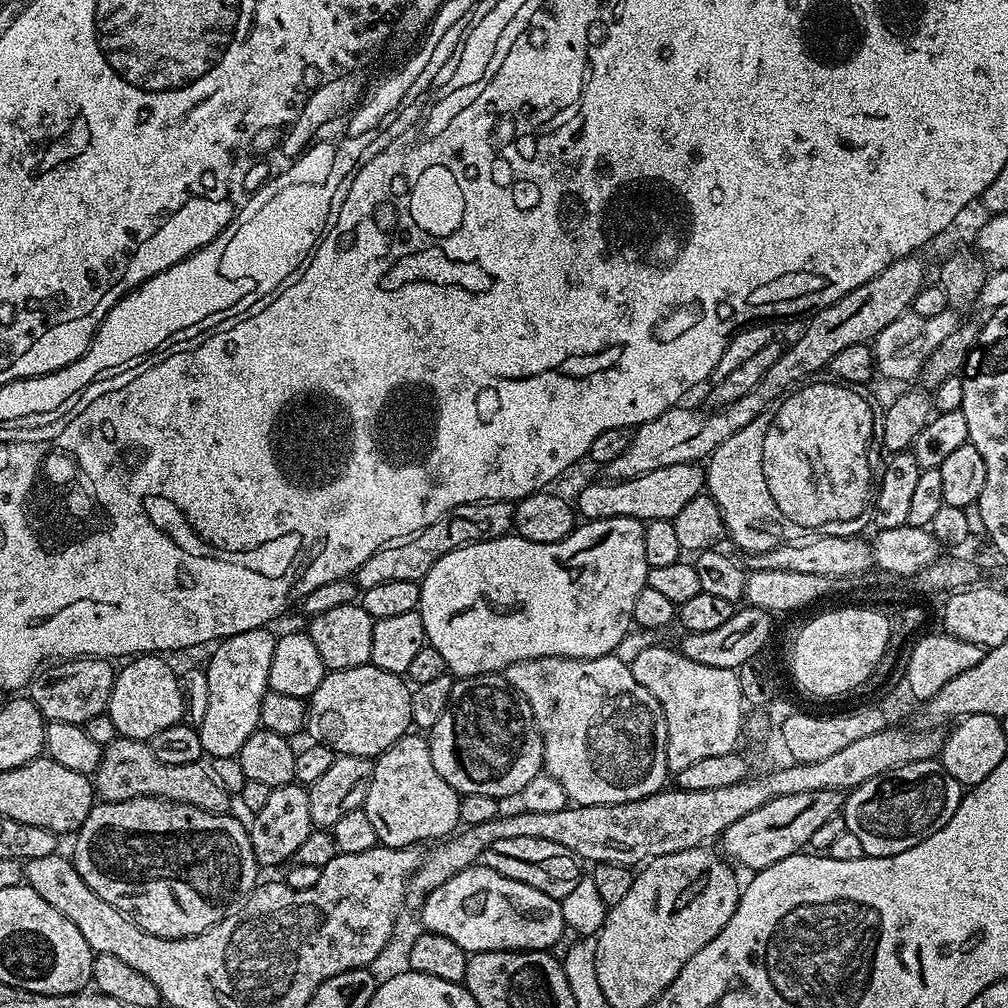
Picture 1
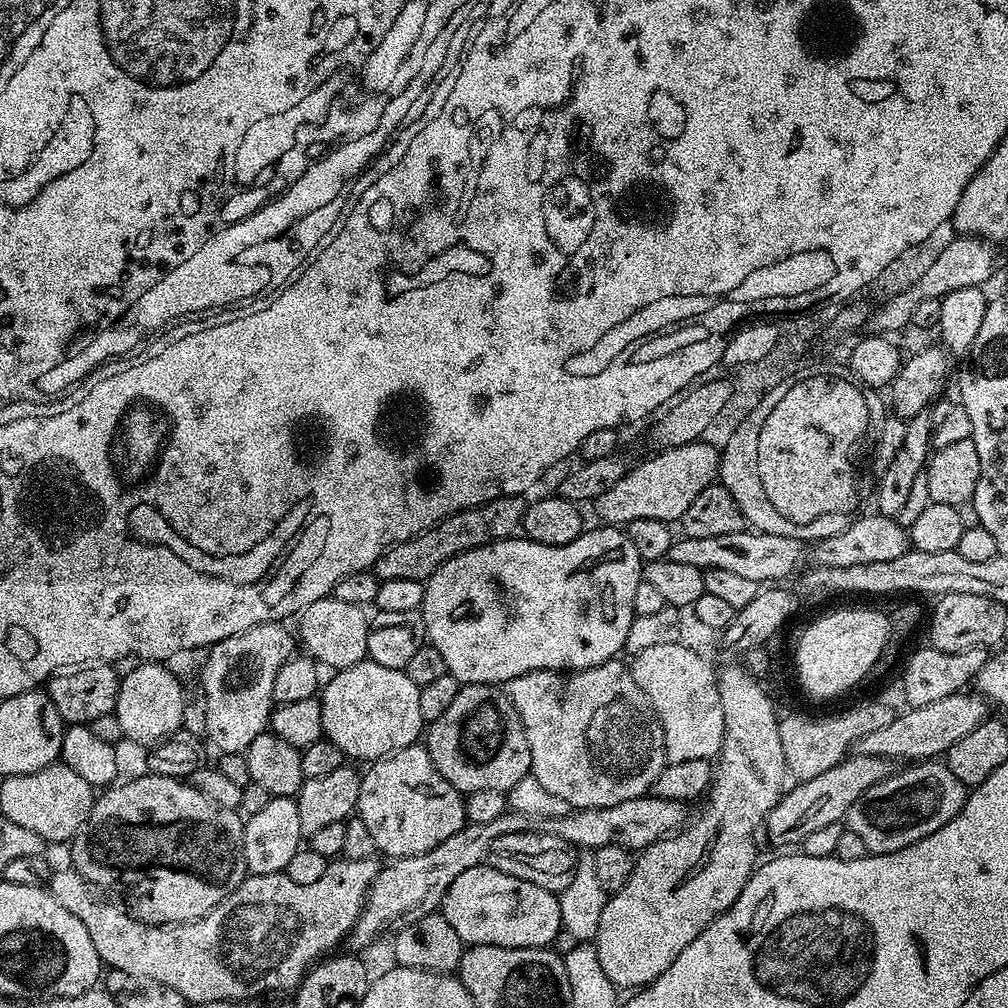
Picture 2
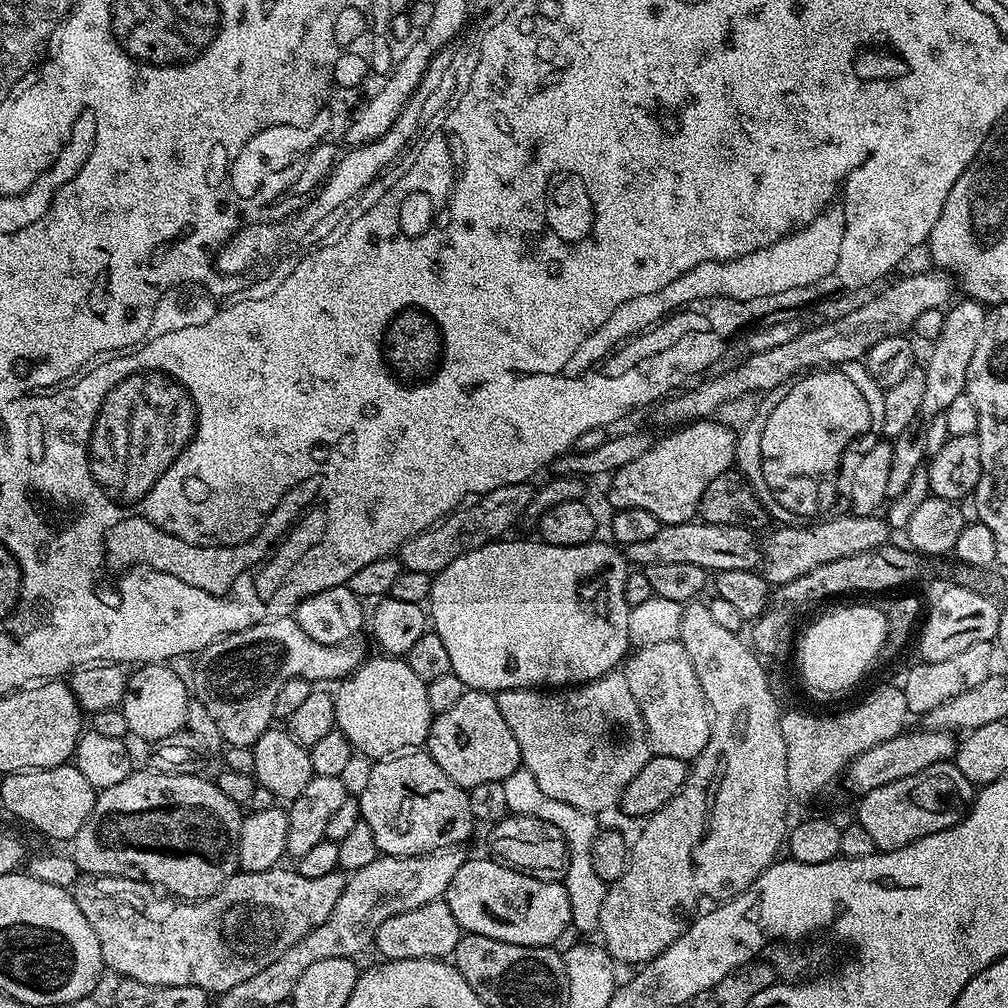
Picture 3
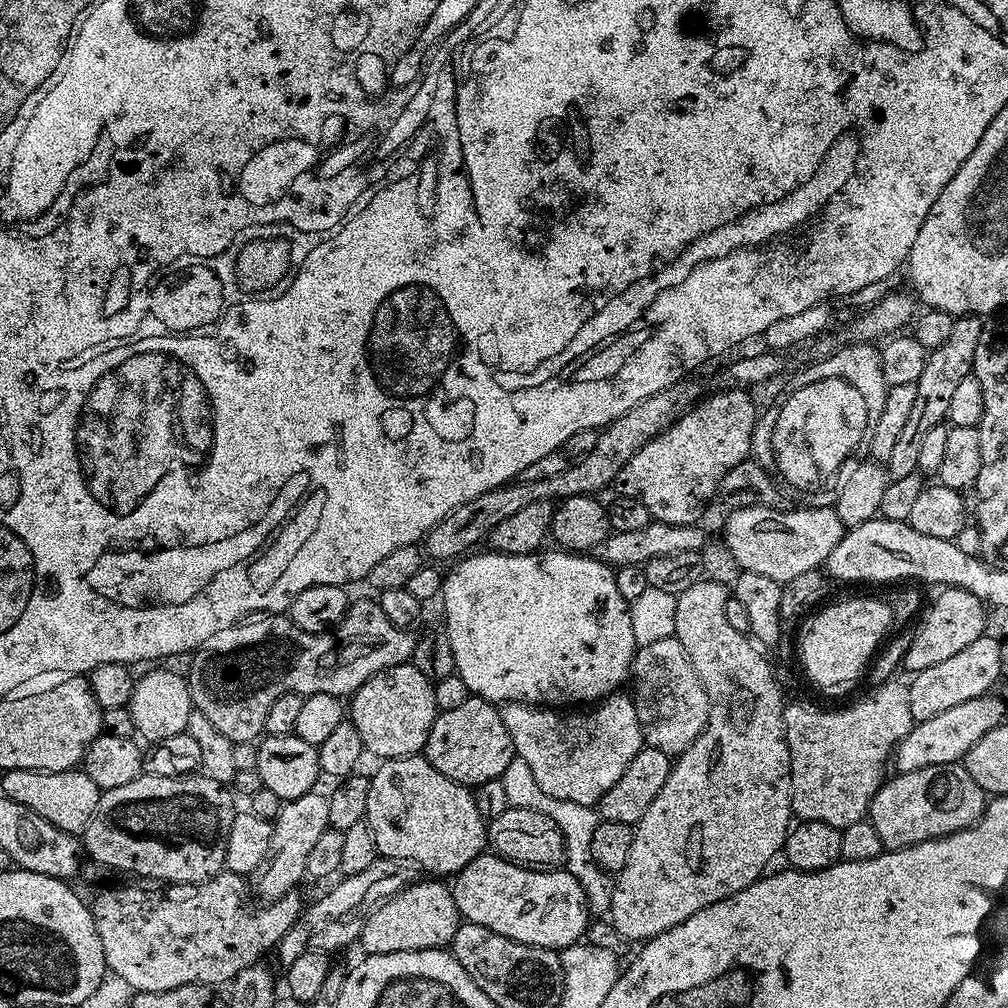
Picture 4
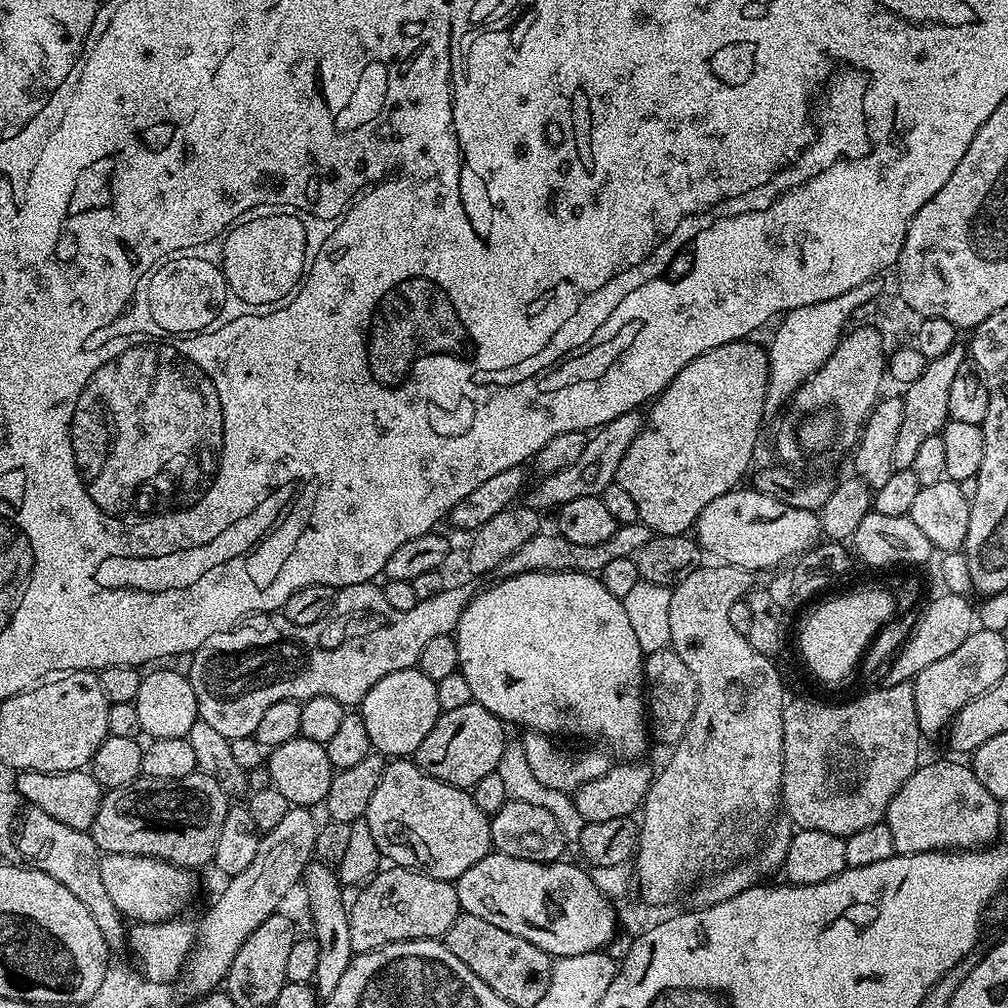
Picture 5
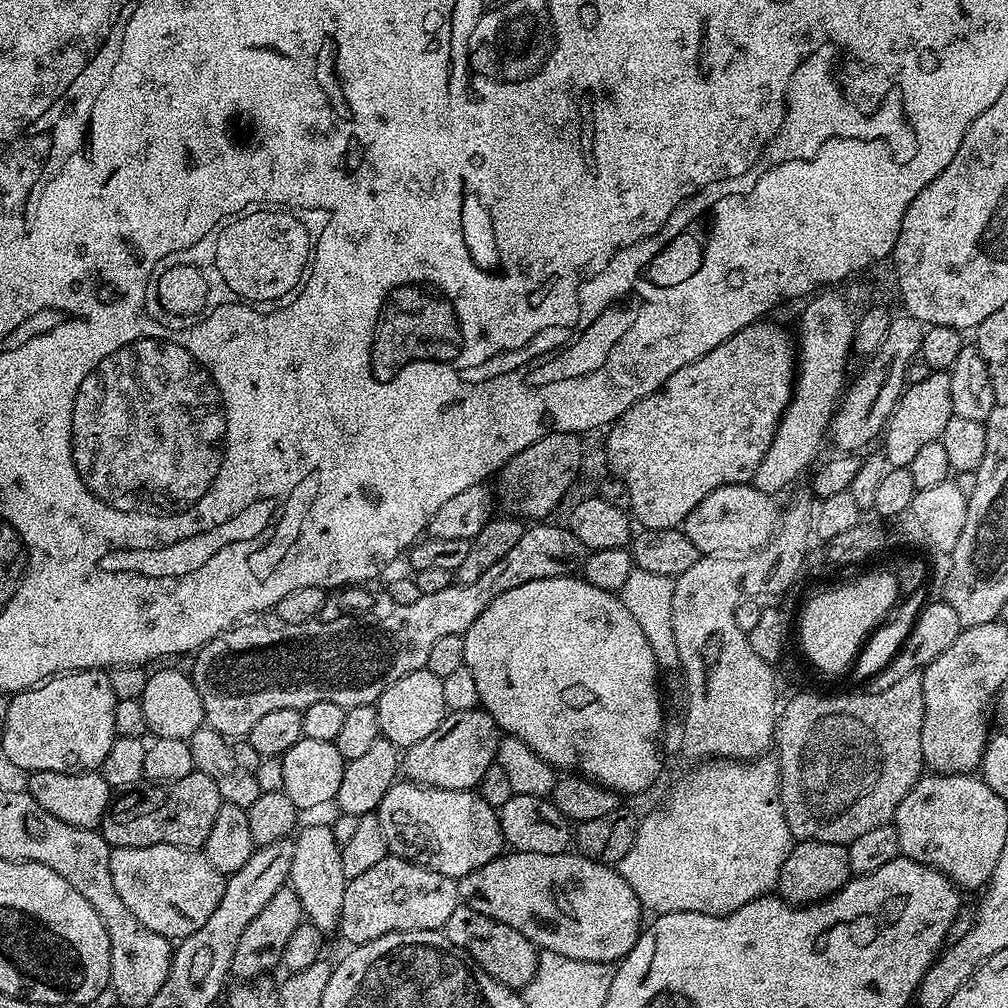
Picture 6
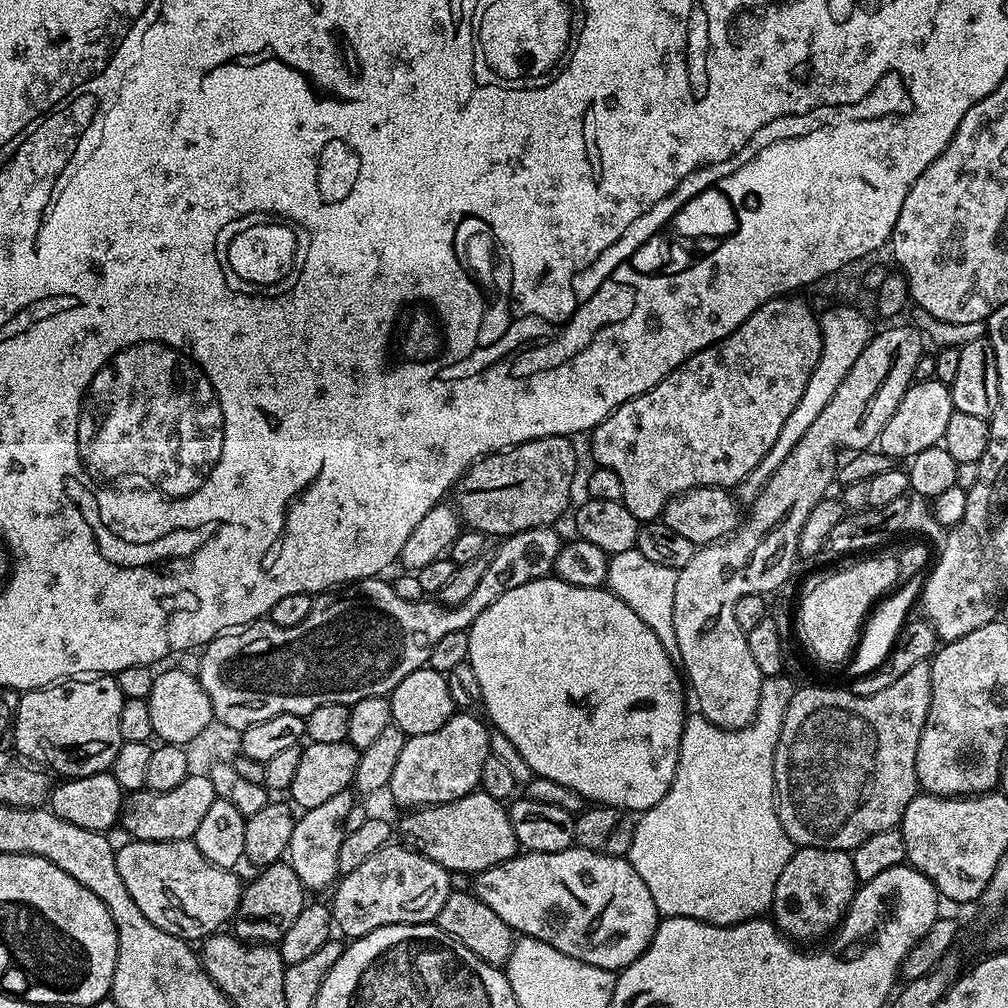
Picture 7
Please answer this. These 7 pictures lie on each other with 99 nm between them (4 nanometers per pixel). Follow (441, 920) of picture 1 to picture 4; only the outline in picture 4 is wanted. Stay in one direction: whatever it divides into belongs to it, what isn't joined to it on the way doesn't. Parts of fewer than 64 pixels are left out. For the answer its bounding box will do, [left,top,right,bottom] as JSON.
[451,854,590,950]

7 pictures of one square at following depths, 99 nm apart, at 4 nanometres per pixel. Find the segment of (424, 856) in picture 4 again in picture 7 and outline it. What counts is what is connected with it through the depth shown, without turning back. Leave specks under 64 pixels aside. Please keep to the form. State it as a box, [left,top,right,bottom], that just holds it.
[398,791,517,874]

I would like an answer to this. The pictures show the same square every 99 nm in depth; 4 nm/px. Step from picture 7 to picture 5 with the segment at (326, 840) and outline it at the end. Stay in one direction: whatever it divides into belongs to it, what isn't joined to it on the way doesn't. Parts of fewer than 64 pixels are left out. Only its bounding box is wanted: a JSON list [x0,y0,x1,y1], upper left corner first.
[302,862,354,998]

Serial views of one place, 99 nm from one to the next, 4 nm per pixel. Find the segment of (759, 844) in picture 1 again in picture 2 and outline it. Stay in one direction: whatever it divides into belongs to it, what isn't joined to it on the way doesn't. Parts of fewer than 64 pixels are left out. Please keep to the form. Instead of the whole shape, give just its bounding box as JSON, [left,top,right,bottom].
[766,755,893,845]

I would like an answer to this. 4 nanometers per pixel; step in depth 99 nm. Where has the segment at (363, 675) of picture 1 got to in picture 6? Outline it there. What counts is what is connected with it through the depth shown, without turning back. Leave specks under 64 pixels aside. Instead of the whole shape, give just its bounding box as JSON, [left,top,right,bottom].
[376,667,446,750]

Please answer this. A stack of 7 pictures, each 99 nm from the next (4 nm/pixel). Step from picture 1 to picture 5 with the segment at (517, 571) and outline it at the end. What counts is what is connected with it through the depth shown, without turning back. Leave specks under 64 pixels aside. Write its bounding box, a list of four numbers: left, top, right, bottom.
[454,572,650,758]

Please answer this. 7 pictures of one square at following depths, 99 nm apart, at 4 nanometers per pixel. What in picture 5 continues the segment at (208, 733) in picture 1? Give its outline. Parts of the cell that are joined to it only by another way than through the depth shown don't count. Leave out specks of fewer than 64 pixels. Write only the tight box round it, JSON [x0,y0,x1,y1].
[187,586,473,741]

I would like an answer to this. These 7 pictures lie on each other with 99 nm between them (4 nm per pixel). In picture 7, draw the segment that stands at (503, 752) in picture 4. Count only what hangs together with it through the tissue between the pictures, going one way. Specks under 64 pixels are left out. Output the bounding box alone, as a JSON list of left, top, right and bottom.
[386,711,490,809]

